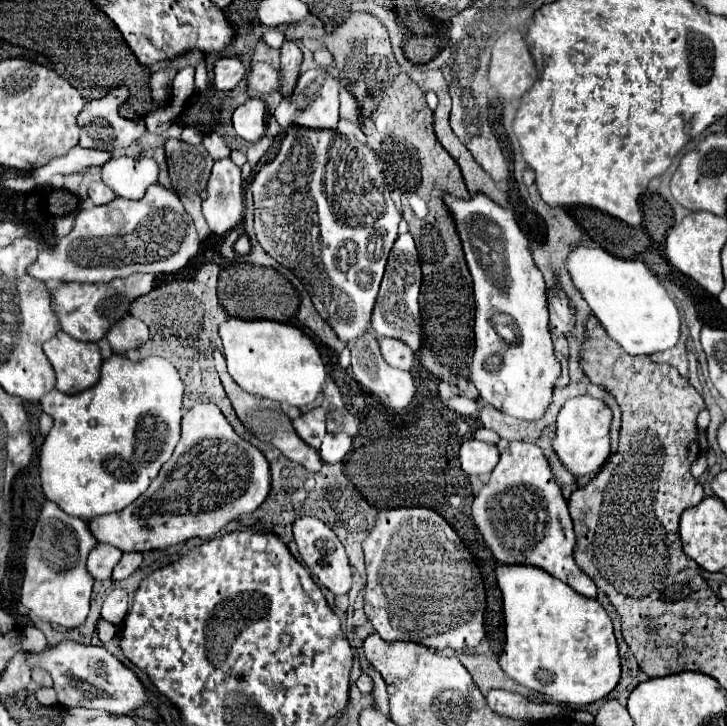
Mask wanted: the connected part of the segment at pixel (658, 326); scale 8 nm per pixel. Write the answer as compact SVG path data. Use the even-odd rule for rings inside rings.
M578 248L568 256L568 272L604 330L632 356L672 348L680 336L678 308L658 278L640 260L622 260L604 248Z

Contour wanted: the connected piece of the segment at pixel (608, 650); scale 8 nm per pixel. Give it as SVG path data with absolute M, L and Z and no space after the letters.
M496 562L496 578L498 588L502 590L504 632L506 632L504 650L500 654L500 668L516 684L548 694L558 702L566 702L568 706L586 706L590 702L602 700L616 688L620 678L620 658L616 638L612 632L610 616L598 604L598 600L576 594L574 590L570 590L566 582L556 580L552 574L548 574L538 566Z

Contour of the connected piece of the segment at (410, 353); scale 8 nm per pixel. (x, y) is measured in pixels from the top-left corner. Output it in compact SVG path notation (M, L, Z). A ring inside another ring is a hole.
M378 338L378 342L380 342L382 356L390 366L400 368L400 370L412 368L416 356L414 356L414 350L406 342L396 340L396 338Z

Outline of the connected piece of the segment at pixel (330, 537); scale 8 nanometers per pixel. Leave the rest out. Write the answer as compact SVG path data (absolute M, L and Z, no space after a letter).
M312 516L298 518L294 522L294 540L298 544L298 552L300 552L302 560L304 560L304 564L318 578L318 582L322 586L326 586L336 596L346 594L350 590L352 570L350 570L350 564L348 564L348 556L344 552L342 542L338 540L338 536L322 520L312 518Z

